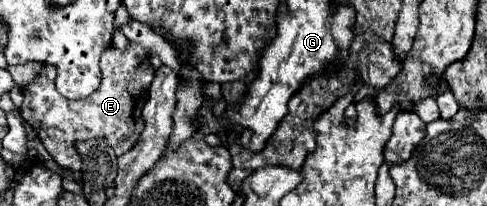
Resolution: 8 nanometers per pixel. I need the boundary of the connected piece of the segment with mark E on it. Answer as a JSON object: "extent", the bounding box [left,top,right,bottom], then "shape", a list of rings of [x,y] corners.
{"extent":[20,43,154,179],"shape":[[[130,43],[122,51],[108,47],[100,57],[100,69],[102,69],[100,87],[90,97],[80,101],[66,99],[58,93],[54,65],[44,65],[40,75],[22,89],[24,91],[24,103],[20,107],[22,117],[34,127],[34,131],[42,139],[42,145],[54,157],[54,161],[58,165],[76,171],[74,173],[76,179],[80,177],[78,173],[80,157],[74,149],[76,141],[106,137],[110,139],[108,145],[116,151],[116,155],[122,155],[132,149],[132,145],[138,141],[138,135],[144,127],[142,105],[148,99],[148,87],[154,77],[148,53],[136,43]]]}

